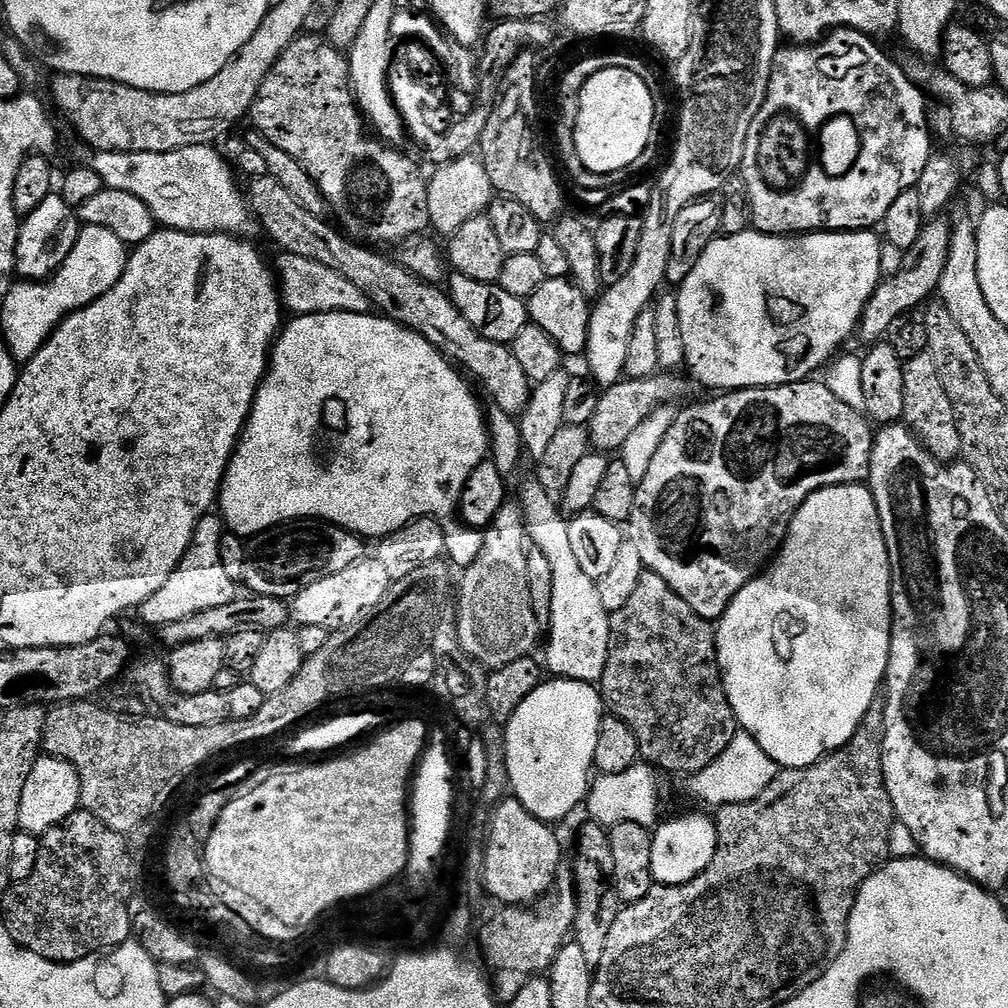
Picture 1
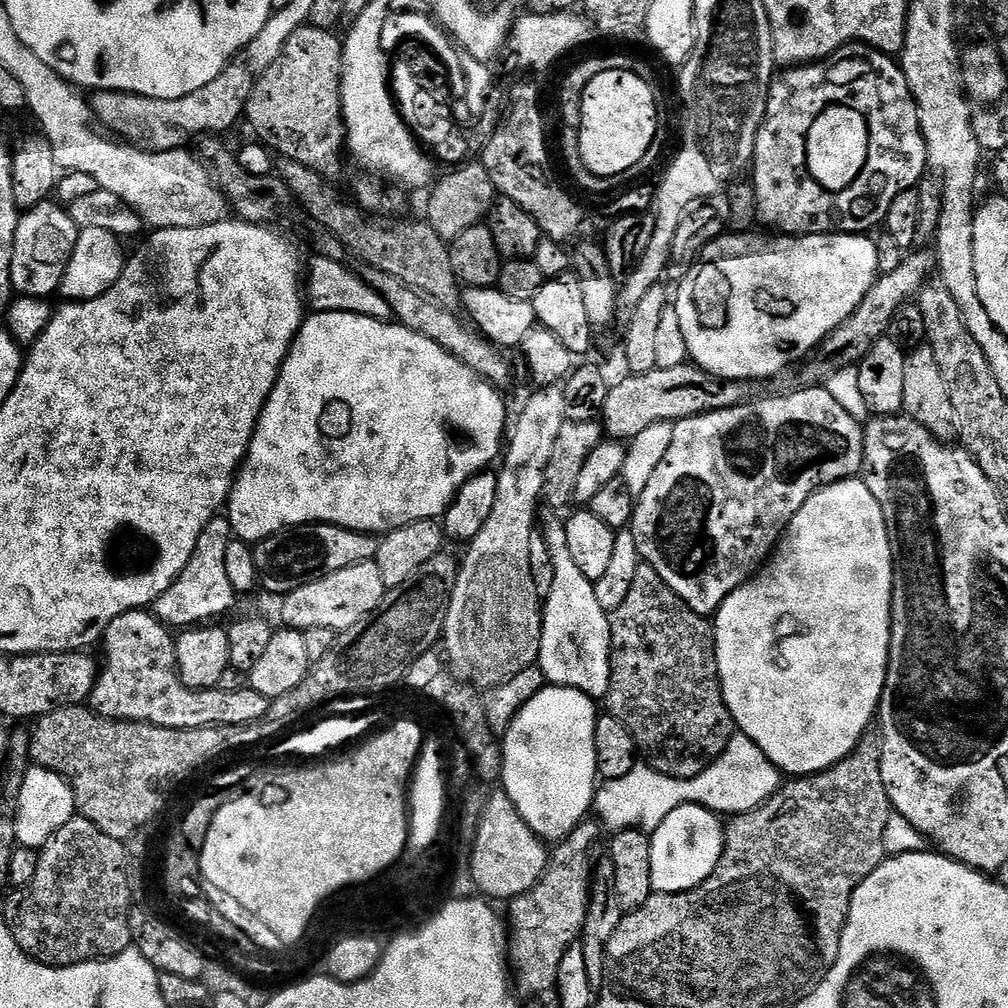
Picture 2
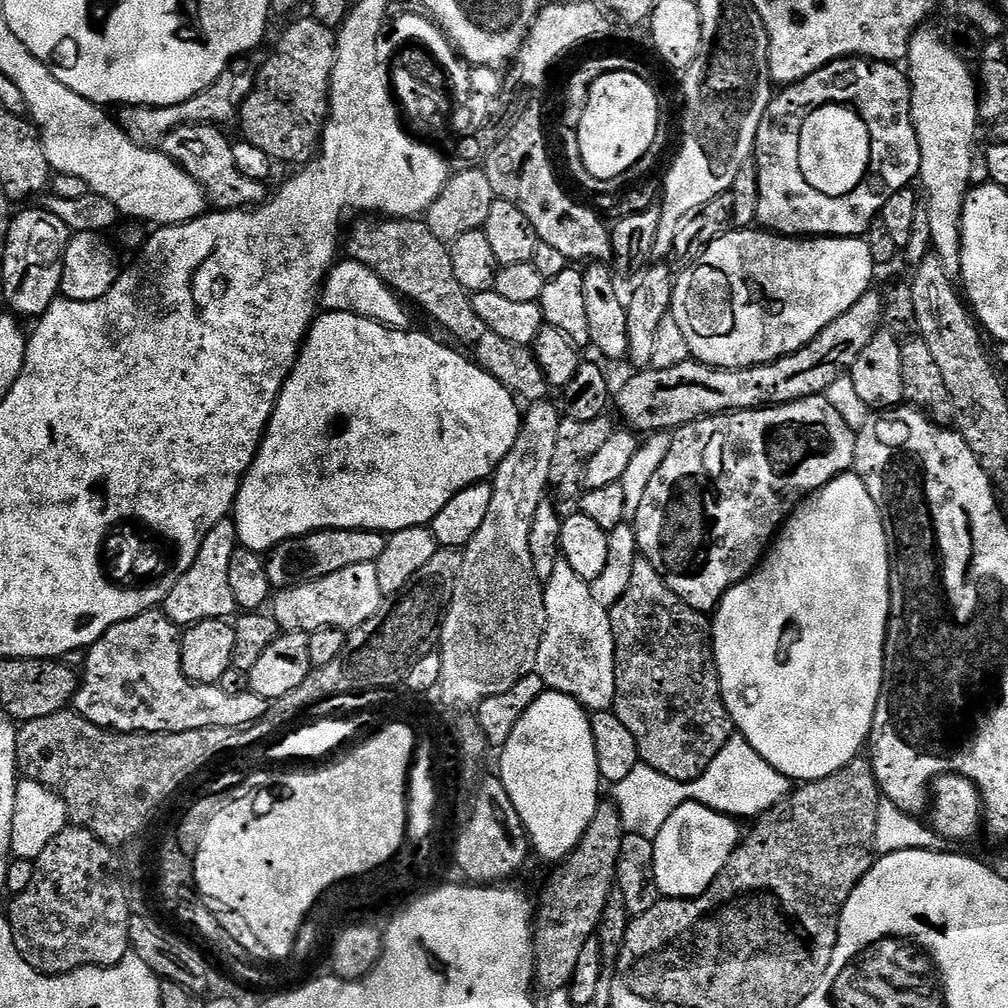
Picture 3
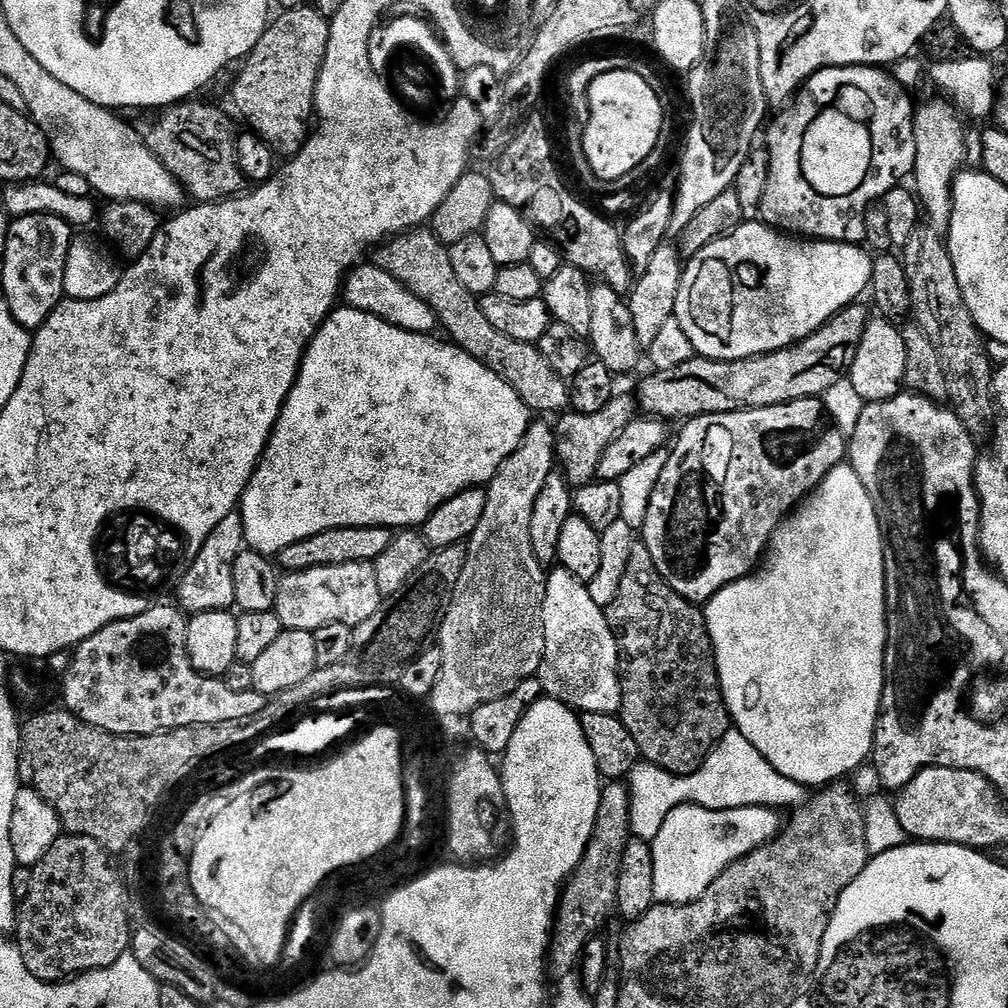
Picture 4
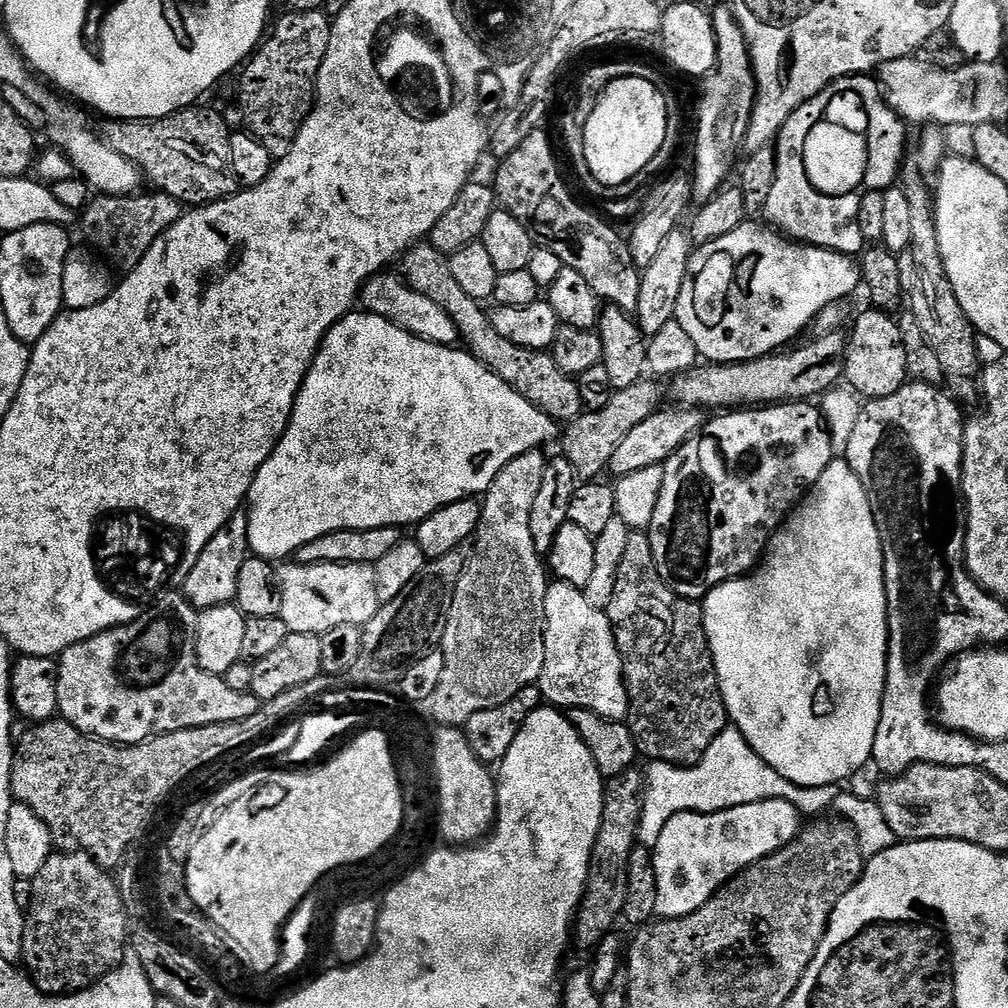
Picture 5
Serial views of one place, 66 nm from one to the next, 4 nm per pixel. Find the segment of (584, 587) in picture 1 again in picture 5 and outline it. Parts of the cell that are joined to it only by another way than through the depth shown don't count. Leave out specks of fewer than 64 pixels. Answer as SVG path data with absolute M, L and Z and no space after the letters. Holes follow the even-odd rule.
M559 582L549 583L544 607L544 641L546 658L538 681L541 697L549 705L561 710L585 708L607 720L628 719L628 691L624 685L624 671L620 661L620 651L612 633L612 623L608 621L605 609L590 606L581 589Z

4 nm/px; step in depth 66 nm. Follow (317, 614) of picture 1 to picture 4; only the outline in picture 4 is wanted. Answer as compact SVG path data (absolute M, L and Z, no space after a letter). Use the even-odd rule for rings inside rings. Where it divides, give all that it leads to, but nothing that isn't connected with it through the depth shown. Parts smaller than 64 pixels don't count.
M374 563L339 564L314 570L284 572L278 582L275 612L285 629L306 630L314 633L330 622L357 625L366 622L381 602L378 582L374 579Z

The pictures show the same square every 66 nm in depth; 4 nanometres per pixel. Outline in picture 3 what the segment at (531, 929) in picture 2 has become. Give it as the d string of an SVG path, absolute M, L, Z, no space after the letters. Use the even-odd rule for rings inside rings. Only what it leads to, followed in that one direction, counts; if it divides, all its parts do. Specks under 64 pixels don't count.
M601 802L594 810L594 818L590 818L590 826L586 826L586 834L582 834L582 838L578 842L578 846L574 851L570 853L565 860L559 861L555 865L556 868L548 876L548 881L544 884L544 889L540 892L540 904L538 900L538 907L534 912L534 935L532 937L532 946L535 953L536 971L534 973L534 984L537 989L542 990L541 993L547 994L550 992L556 992L559 988L567 988L572 982L572 974L574 972L574 966L578 964L578 954L582 954L584 945L589 943L597 935L600 927L600 918L604 913L608 901L613 897L614 885L616 883L616 867L618 866L618 854L622 848L622 838L624 837L624 827L620 821L620 815L616 809L615 803Z

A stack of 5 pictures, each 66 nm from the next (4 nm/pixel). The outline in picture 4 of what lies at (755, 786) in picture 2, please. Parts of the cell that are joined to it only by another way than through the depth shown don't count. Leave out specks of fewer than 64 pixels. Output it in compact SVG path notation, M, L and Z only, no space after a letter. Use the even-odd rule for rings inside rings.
M730 730L716 743L716 749L706 762L689 776L675 776L673 772L641 762L626 777L630 794L630 826L637 840L651 841L658 834L662 822L678 806L698 804L702 808L726 810L727 808L776 808L776 783L774 766L741 732Z

